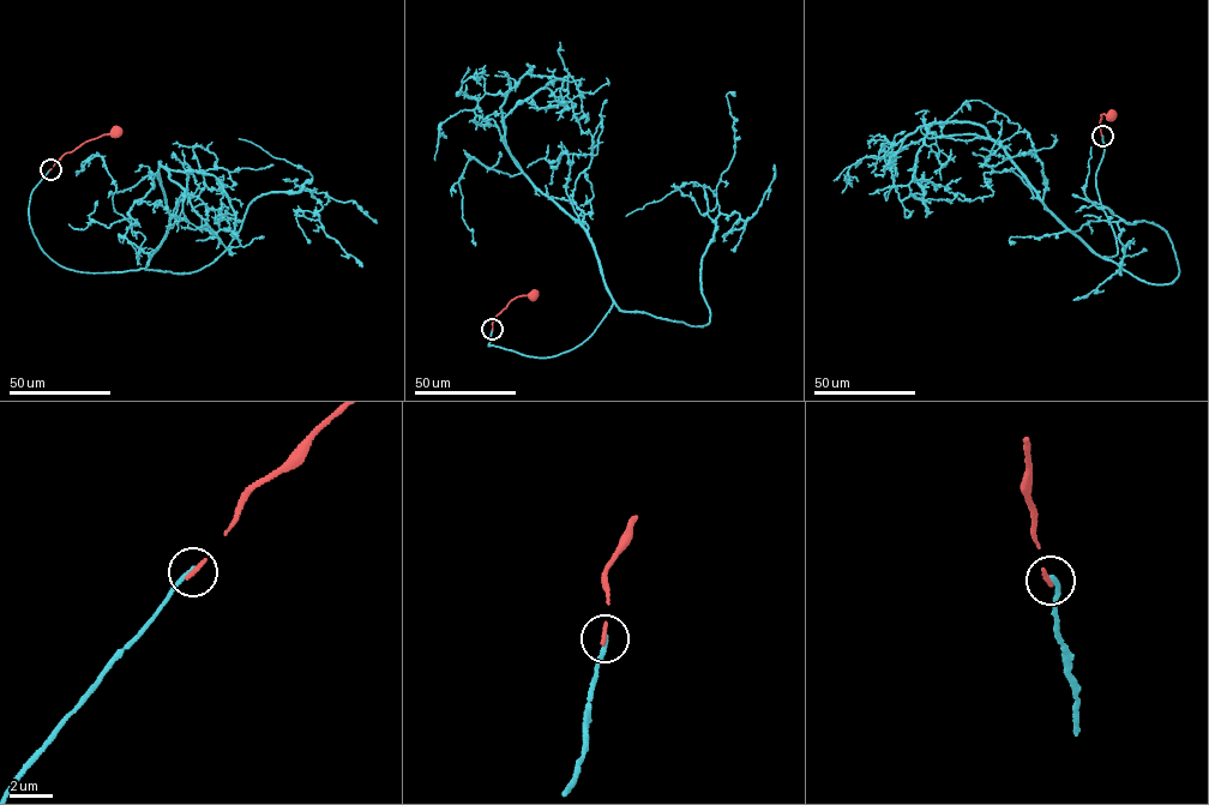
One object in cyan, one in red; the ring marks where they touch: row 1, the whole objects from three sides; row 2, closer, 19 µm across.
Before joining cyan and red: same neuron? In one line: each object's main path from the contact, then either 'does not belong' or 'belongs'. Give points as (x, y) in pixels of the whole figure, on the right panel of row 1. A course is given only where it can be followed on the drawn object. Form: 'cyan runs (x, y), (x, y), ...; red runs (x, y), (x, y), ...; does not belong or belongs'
cyan runs (1102, 136), (1111, 257), (979, 125), (906, 134), (888, 166), (901, 200), (924, 191), (913, 168); red runs (1102, 136), (1100, 115), (1111, 115); does not belong

